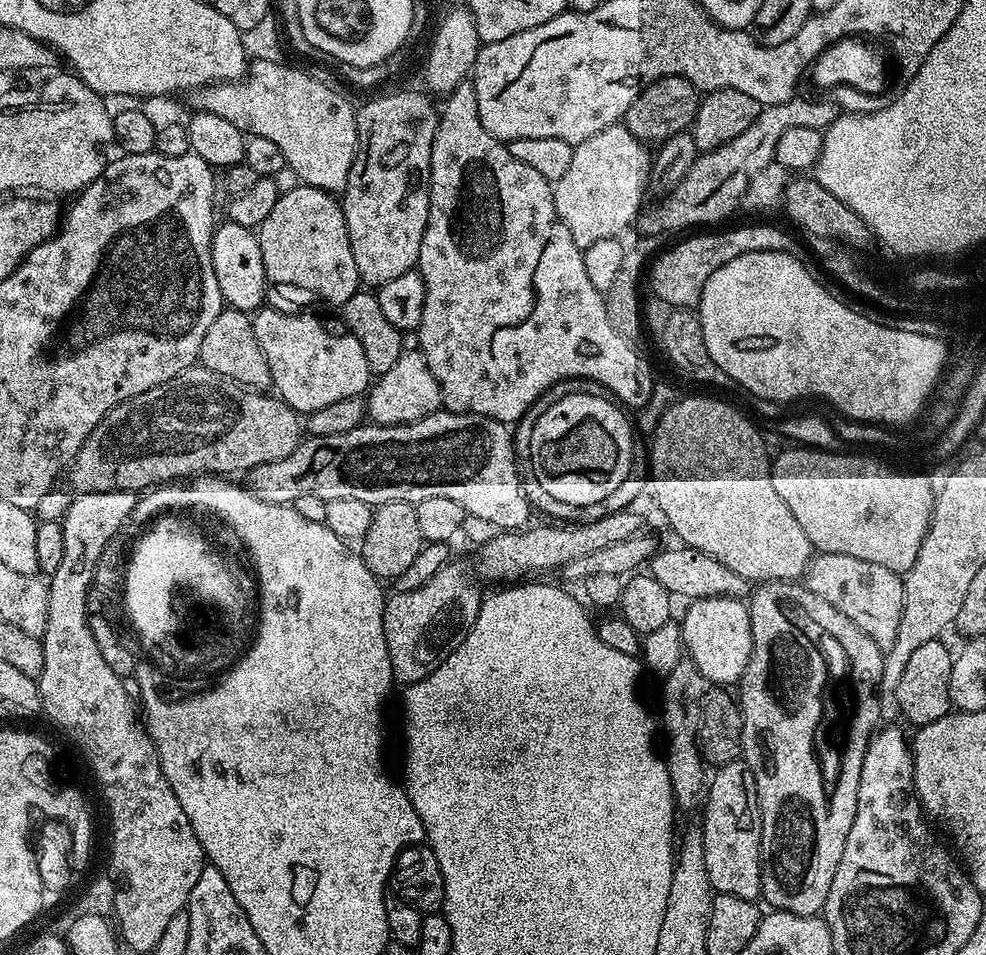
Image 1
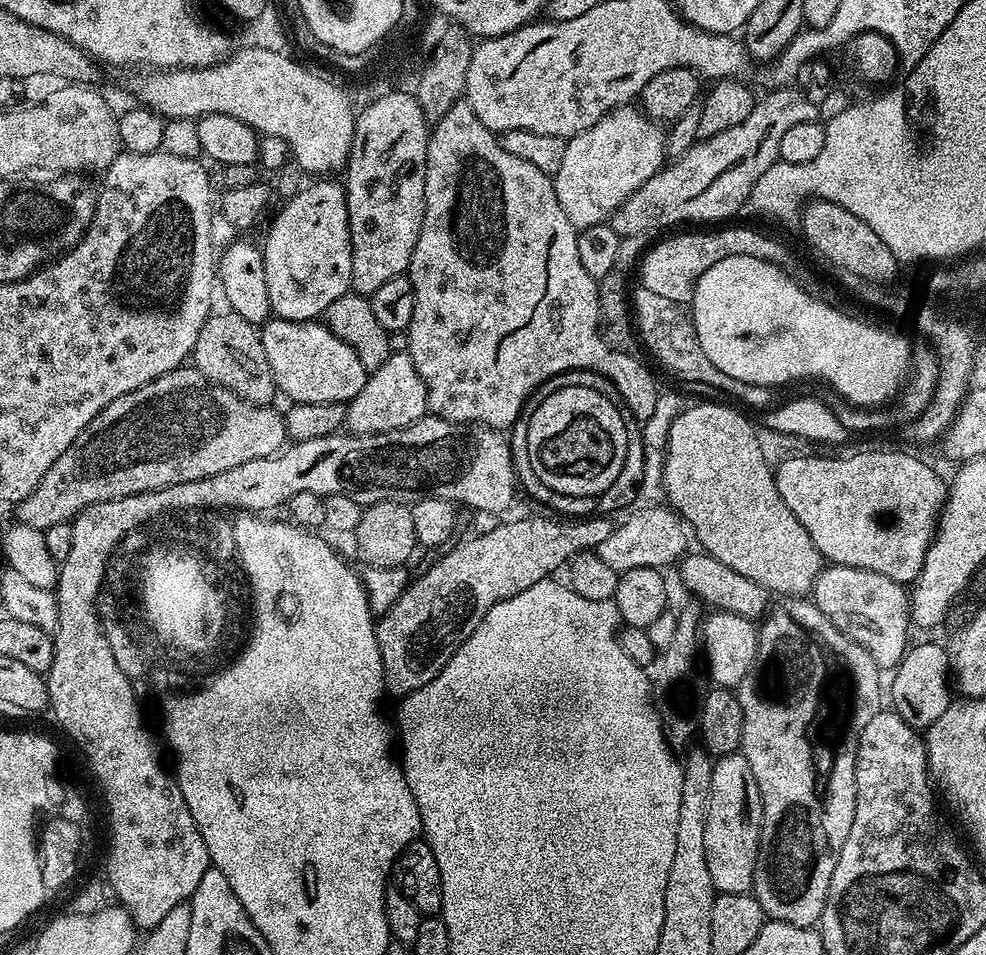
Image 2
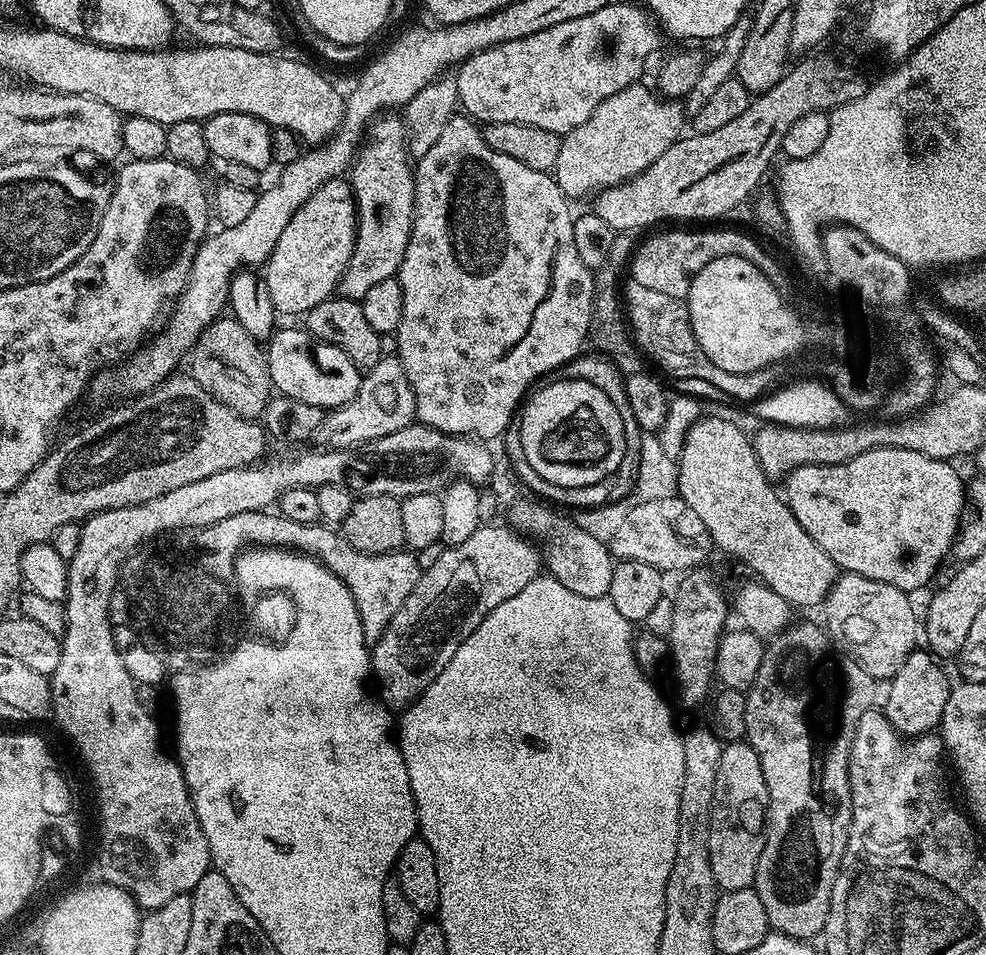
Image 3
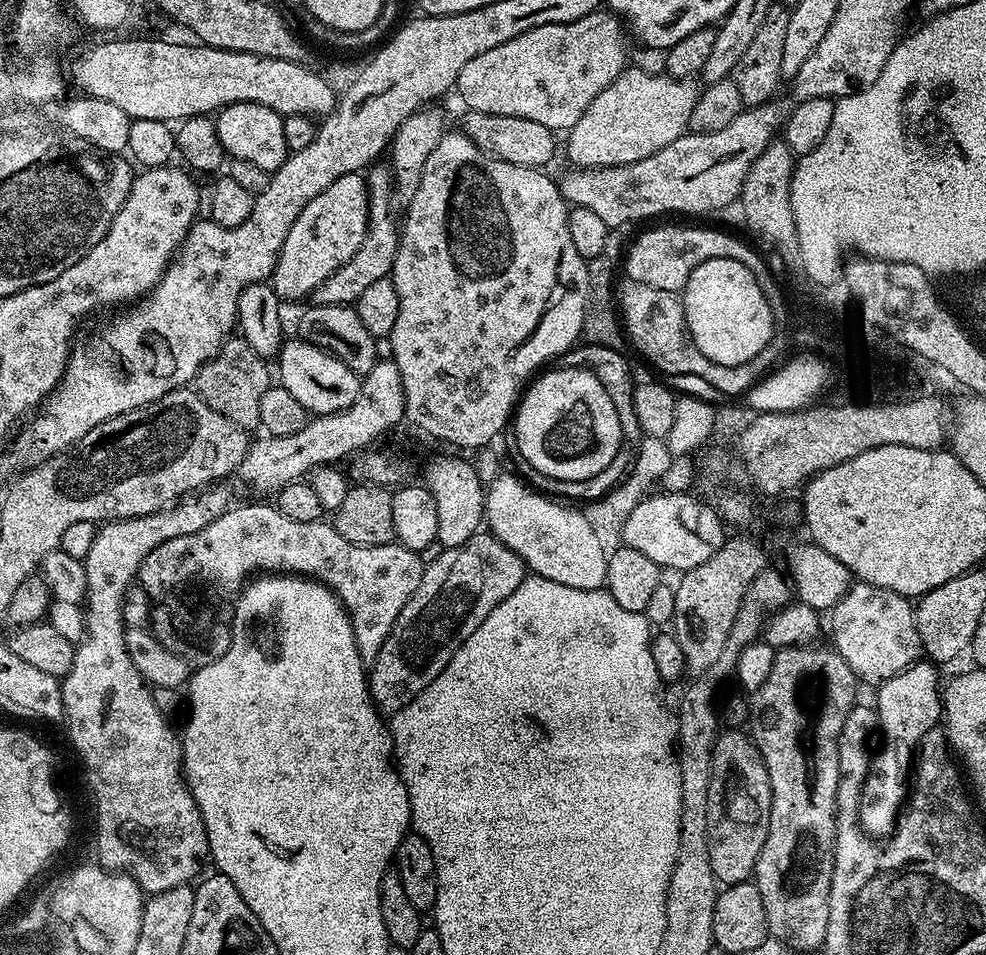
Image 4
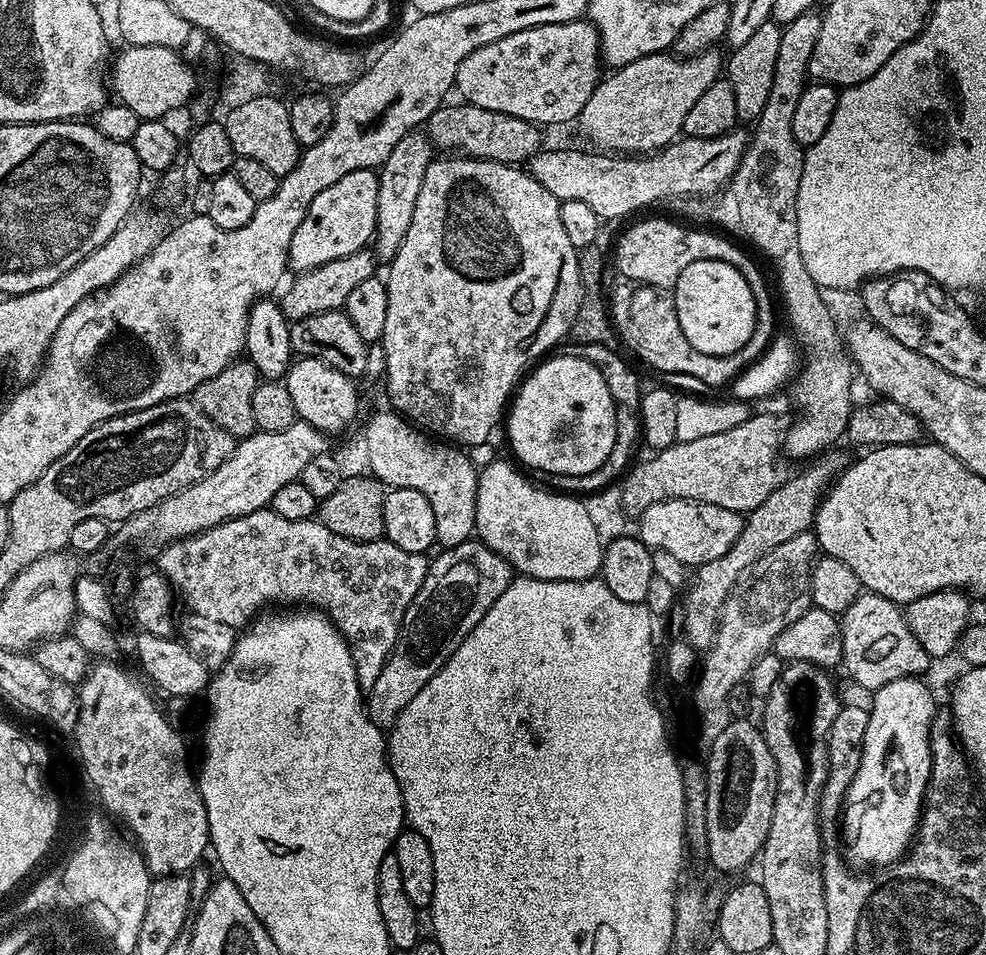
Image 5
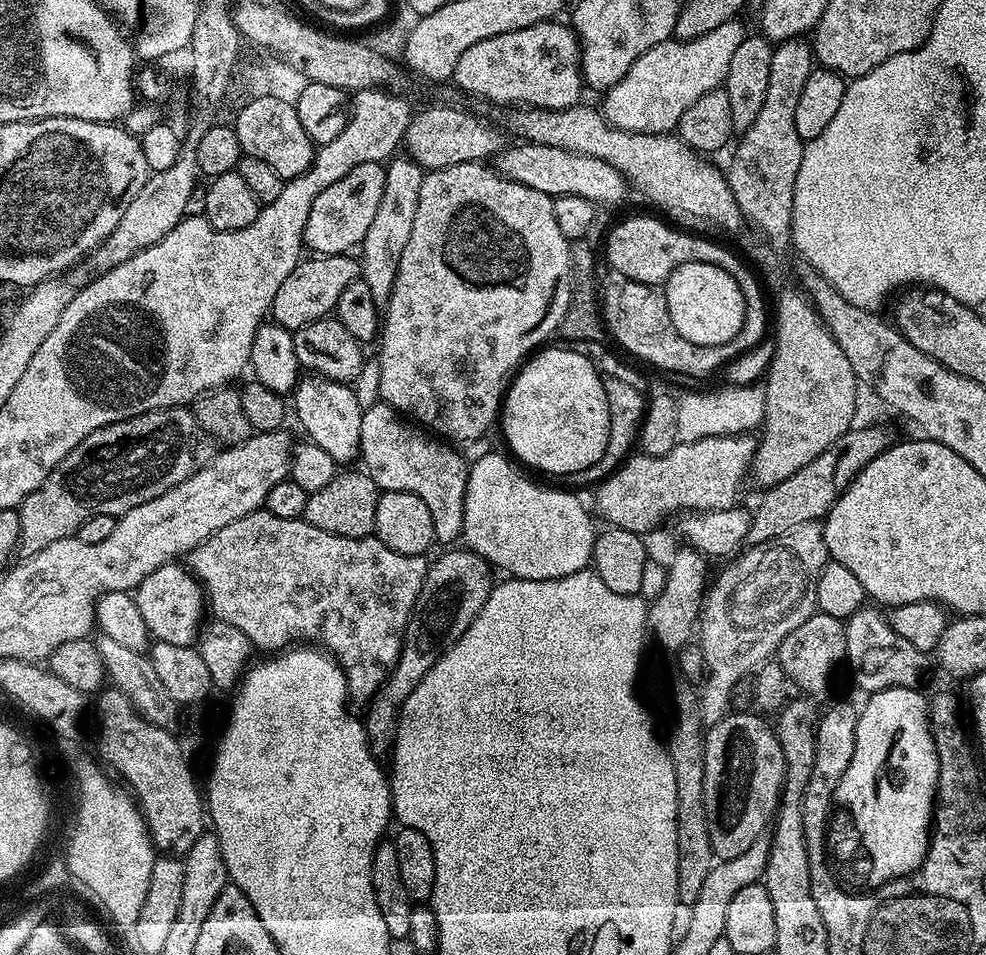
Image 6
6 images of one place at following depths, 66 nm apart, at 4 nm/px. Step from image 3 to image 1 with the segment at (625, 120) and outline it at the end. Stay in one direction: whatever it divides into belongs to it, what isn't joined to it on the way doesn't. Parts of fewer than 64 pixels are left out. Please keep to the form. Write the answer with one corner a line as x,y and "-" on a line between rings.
623,122
611,124
606,130
594,134
594,138
573,147
570,166
566,169
566,174
562,174
562,178
554,181
552,193
558,218
564,223
566,230
570,230
574,242
582,250
598,242
598,238
623,237
623,232
631,224
633,227
645,203
644,187
649,187
649,173
653,164
653,157
644,148
647,147
634,134
630,134

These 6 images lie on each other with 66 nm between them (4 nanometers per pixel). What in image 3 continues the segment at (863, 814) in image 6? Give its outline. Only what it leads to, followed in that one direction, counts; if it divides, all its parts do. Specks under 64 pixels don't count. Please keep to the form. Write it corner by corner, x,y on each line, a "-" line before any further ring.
917,650
910,653
904,665
890,677
887,685
888,701
882,704
882,708
886,713
887,723
901,737
923,736
925,732
931,732
939,725
942,710
946,710
950,687
950,680
944,677
944,668
939,663
943,664
932,652

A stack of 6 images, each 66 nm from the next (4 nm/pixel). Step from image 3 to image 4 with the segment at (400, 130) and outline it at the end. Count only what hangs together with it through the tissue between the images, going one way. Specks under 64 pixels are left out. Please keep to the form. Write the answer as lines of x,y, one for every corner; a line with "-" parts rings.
372,166
367,169
366,179
368,181
368,229
364,235
362,246
358,246
358,250
342,265
334,274
330,274
330,278
326,278
326,282
322,282
320,288
313,290
310,300
312,304
350,304
355,305
358,298
362,298
362,293
367,290
373,282
385,279
392,271
392,263
396,257
396,251
400,245
400,228
398,227
398,216
392,213
394,209
394,189
392,187
392,174
387,167
376,168
380,166

